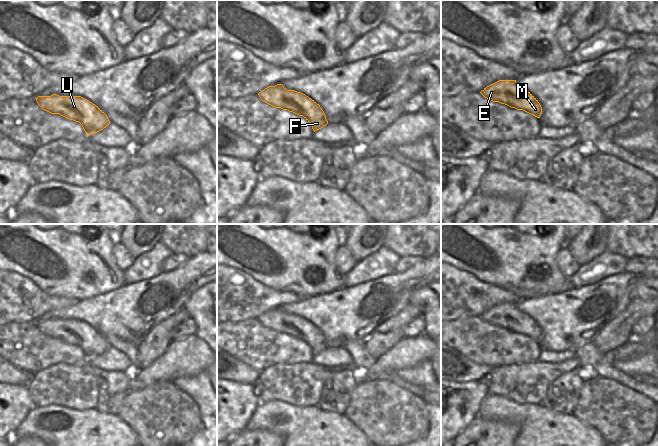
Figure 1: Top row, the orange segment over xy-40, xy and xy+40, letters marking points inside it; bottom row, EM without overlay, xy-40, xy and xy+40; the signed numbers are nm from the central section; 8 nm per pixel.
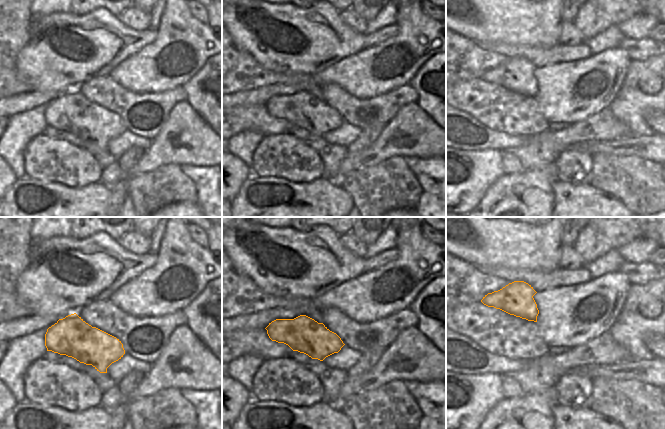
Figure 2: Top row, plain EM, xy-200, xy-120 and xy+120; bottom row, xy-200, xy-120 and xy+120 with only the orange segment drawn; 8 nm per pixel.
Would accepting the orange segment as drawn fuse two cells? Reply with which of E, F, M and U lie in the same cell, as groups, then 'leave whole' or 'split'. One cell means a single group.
groups E F M U; leave whole

